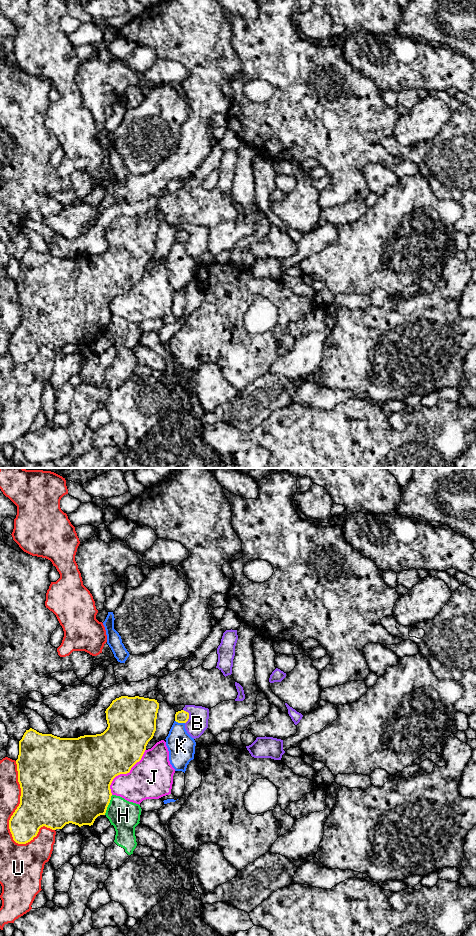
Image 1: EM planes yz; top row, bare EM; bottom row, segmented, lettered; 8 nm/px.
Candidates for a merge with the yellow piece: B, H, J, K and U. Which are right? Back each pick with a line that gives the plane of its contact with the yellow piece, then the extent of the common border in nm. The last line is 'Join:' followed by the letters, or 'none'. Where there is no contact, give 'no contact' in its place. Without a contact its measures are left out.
Join: none

